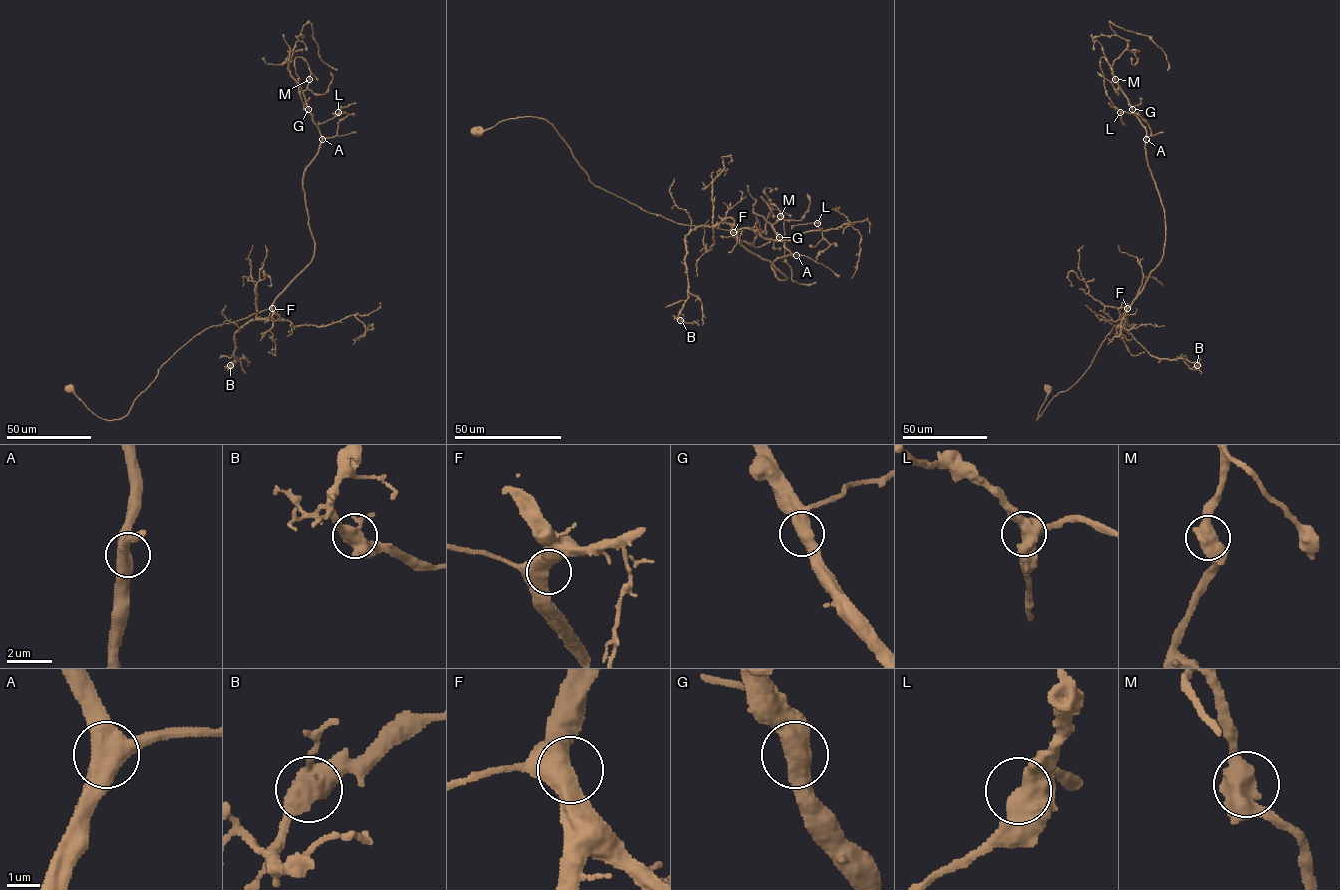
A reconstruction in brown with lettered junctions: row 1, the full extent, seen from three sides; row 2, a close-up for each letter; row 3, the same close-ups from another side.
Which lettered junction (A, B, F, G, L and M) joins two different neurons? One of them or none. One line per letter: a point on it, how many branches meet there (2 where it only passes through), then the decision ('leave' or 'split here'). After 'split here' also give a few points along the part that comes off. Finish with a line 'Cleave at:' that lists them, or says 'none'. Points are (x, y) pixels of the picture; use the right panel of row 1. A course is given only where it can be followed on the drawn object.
A: place (1146, 139); branches 3; leave
B: place (1197, 365); branches 3; leave
F: place (1127, 308); branches 3; leave
G: place (1132, 109); branches 3; leave
L: place (1120, 112); branches 3; leave
M: place (1115, 79); branches 3; leave
Cleave at: none

